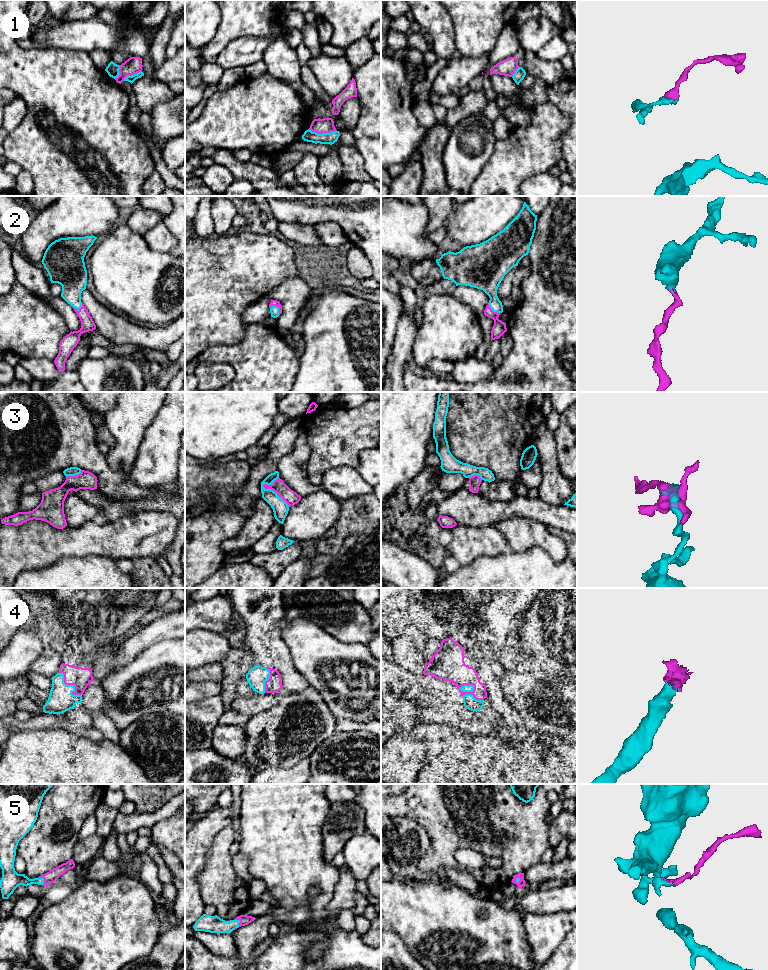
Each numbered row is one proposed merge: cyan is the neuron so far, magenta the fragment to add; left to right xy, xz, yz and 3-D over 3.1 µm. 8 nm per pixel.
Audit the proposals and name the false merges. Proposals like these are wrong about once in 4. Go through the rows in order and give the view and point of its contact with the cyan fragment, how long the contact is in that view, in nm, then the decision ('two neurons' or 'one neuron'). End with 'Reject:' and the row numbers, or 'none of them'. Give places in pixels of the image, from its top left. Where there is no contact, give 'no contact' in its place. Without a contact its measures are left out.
1: contact xz (323, 133); length 240 nm; two neurons
2: contact xz (278, 308); length 100 nm; one neuron
3: contact xz (276, 493); length 280 nm; two neurons
4: contact yz (470, 694); length 220 nm; one neuron
5: contact xz (238, 924); length 90 nm; one neuron
Reject: 1, 3

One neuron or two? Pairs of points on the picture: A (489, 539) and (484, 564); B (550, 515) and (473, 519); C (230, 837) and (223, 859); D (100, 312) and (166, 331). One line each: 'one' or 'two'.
A: two
B: one
C: one
D: one

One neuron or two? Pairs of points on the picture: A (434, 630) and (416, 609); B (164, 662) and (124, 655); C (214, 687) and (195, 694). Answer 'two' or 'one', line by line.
A: one
B: two
C: one

